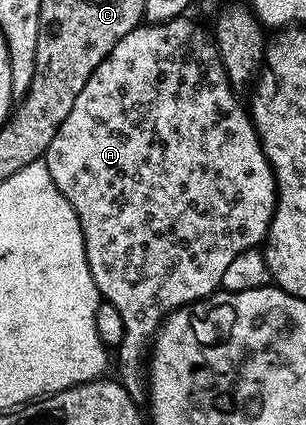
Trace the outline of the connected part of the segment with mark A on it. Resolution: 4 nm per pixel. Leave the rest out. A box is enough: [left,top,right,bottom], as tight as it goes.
[44,17,277,402]

